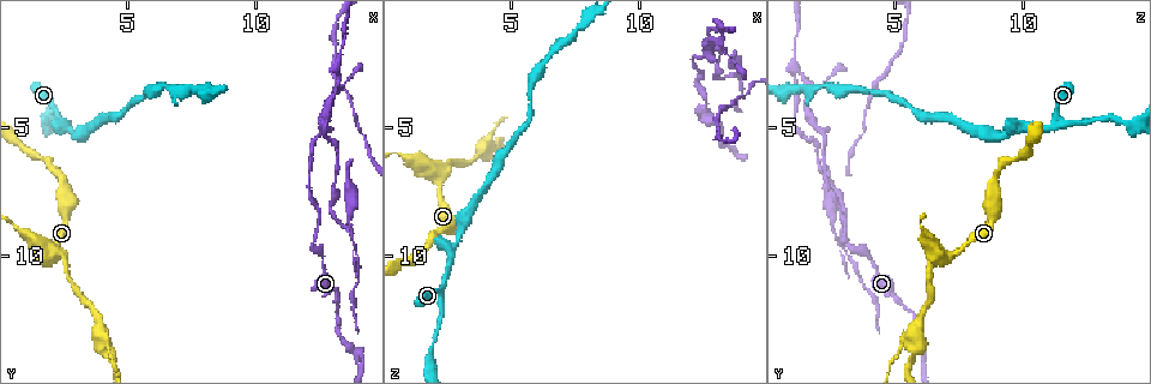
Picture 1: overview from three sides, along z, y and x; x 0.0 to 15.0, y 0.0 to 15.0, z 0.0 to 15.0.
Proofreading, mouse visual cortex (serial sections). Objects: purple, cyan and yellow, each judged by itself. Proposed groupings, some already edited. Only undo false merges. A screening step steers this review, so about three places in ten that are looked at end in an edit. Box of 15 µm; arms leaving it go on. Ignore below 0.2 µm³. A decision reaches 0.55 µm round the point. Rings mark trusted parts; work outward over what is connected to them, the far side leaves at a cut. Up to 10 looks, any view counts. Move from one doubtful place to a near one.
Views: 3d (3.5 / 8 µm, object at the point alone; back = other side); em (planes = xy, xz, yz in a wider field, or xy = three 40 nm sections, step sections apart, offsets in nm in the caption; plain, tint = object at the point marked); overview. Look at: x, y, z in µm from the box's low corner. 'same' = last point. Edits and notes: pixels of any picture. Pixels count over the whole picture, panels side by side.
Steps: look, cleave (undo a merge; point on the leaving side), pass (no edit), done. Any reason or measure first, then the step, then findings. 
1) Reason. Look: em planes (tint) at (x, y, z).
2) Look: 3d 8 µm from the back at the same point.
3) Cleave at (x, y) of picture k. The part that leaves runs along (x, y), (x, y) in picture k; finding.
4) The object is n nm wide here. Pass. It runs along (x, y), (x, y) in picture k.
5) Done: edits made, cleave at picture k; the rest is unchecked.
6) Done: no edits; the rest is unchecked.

Sharp bend. Look: 3d 3.5 µm at (2.2, 9.9, 6.8).

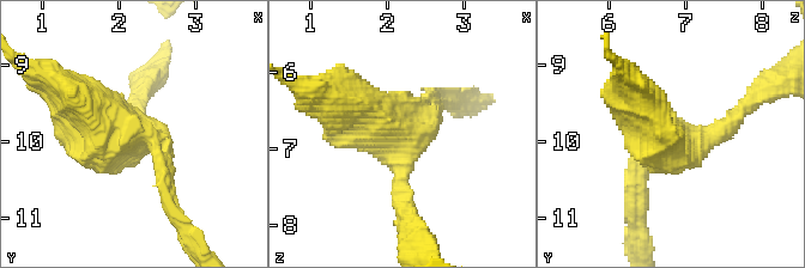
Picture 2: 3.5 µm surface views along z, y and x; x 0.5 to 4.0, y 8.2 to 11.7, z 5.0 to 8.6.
Look: em xy step 2 (tint) at (2.15, 9.95, 6.80).

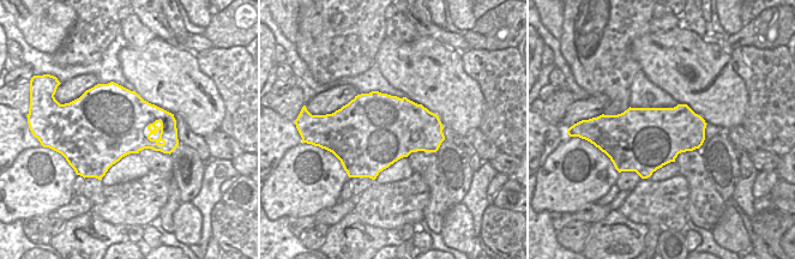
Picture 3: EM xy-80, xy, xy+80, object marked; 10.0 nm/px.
Pass. It runs along (739, 113), (639, 178) in picture 2; one cell here.

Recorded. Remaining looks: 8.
Look: 3d 8 µm from the back at (2.3, 4.8, 11.5).

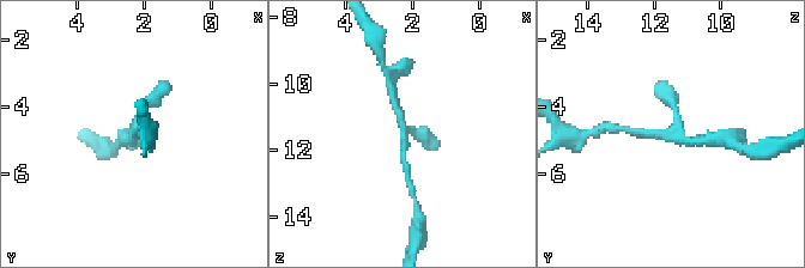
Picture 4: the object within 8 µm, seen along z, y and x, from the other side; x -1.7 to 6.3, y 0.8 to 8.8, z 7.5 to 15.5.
Closer look. Look: 3d 3.5 µm at (2.3, 4.8, 11.6).

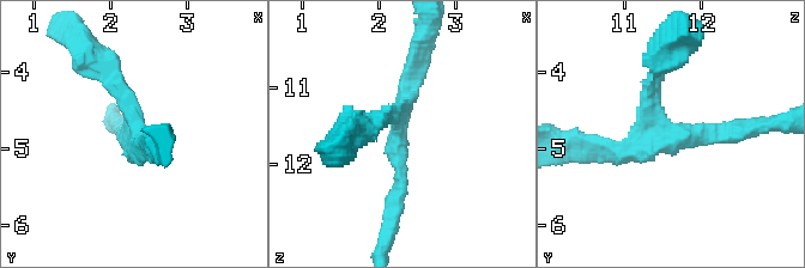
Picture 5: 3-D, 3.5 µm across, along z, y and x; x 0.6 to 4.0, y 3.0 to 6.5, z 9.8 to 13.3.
Look: em xy step 3 (tint) at (2.30, 4.85, 11.55).

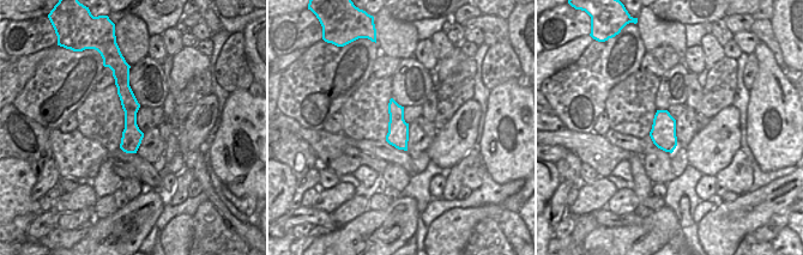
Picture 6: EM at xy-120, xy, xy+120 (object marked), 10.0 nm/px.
Pass. It runs along (657, 69), (647, 110), (669, 135), (745, 128) in picture 5; one cell here.

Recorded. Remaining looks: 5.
Three arms meet. Look: 3d 3.5 µm at (4.1, 13.4, 5.9).

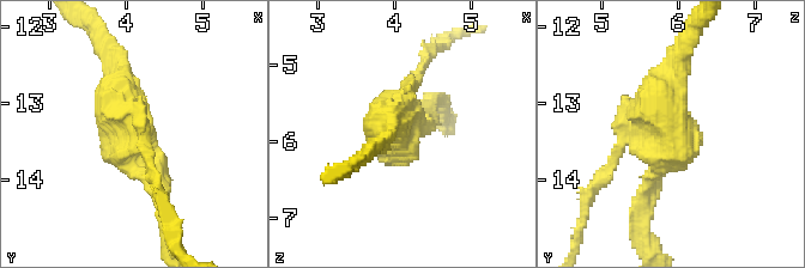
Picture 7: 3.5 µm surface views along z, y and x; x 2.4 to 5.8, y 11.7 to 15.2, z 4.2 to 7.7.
Look: em xy step 5 (tint) at (4.05, 13.45, 5.85).

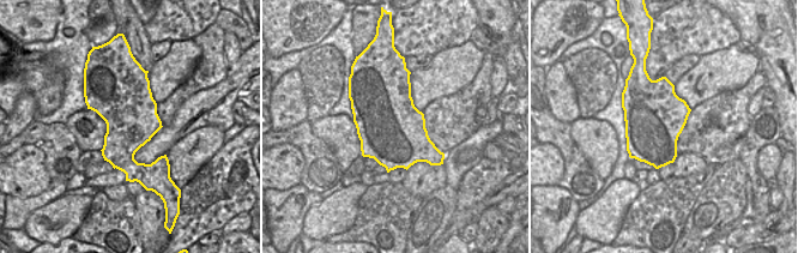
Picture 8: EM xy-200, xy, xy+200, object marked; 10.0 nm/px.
Cleave at (601, 175) of picture 7. The part that leaves runs along (628, 139), (591, 190), (579, 233) in picture 7; a second cell is stuck on.

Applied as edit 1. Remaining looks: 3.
Two arms at a narrow angle. Look: 3d 3.5 µm at (13.2, 2.8, 1.2).

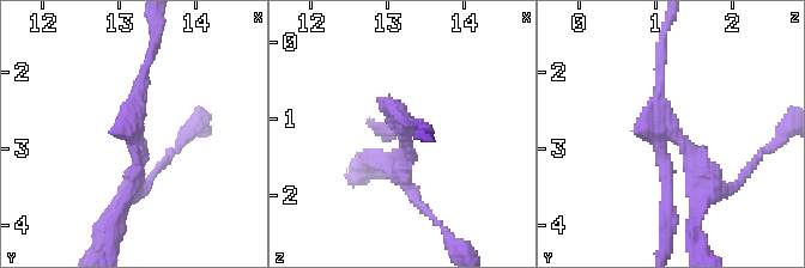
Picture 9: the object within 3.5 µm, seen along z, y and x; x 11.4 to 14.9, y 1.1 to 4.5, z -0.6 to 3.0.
Now the EM. Look: em xy step 1 (tint) at (13.25, 2.85, 1.25).

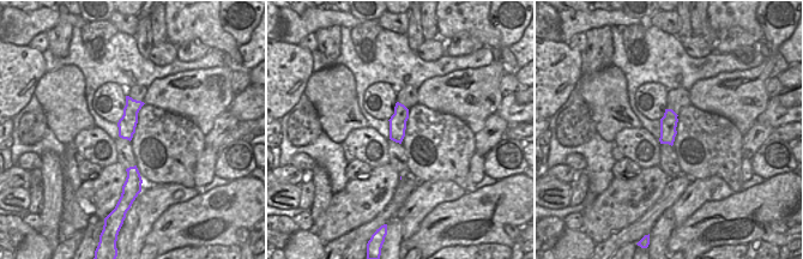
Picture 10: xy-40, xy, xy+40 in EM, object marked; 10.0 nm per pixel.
Cleave at (125, 126) of picture 9. The part that leaves runs along (678, 138), (660, 138), (669, 230) in picture 9; two cells meet here.

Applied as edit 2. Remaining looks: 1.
Done: edits made, cleave at picture 7, cleave at picture 9; the rest is unchecked.

